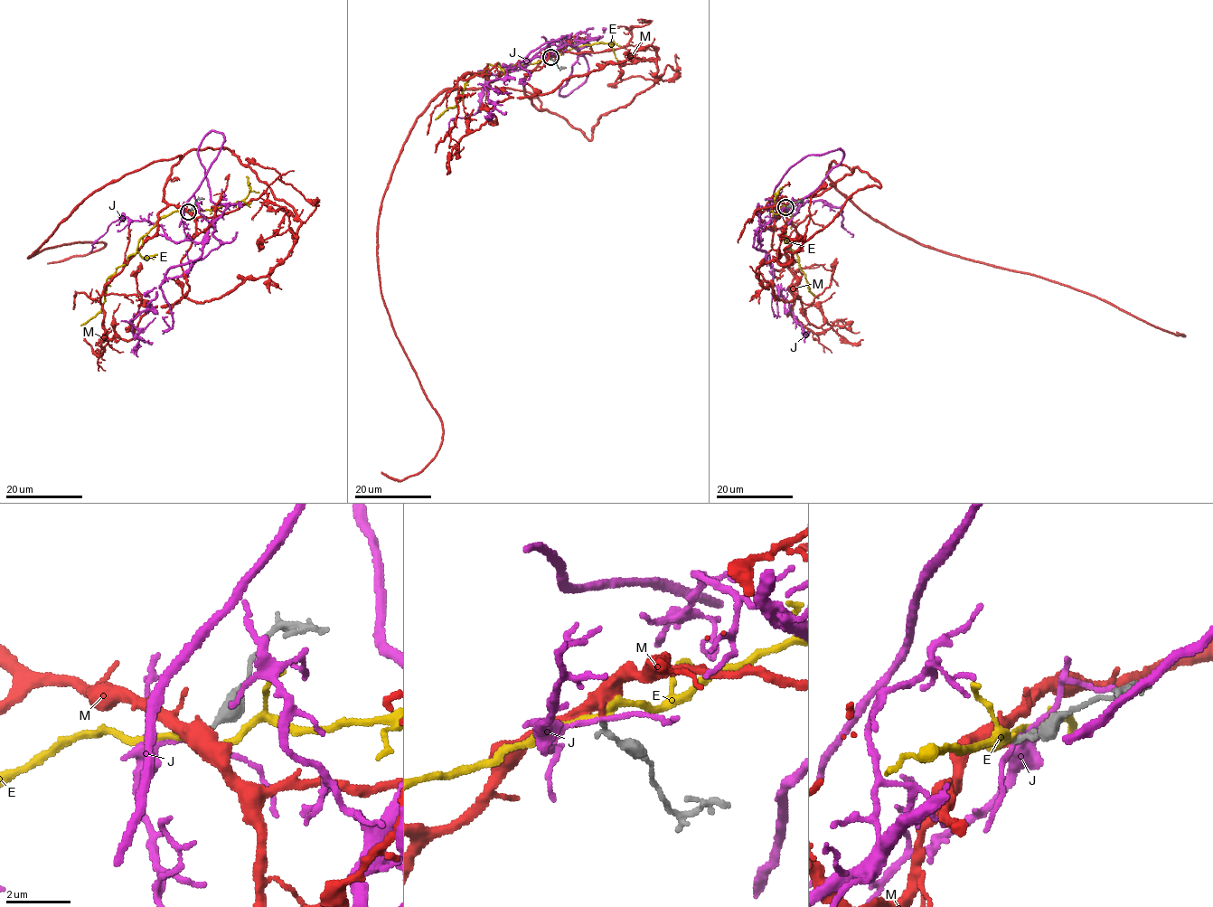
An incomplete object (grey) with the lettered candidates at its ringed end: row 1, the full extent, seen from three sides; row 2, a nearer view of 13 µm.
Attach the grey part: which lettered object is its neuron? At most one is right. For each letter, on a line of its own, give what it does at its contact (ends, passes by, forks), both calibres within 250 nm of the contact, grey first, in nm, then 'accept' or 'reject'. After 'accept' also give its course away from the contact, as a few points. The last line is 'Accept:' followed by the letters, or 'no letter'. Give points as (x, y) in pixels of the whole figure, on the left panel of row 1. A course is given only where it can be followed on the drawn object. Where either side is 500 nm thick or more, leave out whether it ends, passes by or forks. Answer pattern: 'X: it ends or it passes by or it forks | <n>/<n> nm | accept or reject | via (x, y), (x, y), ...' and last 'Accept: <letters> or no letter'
E: it passes by | 180/220 nm | reject
J: it passes by | 180/120 nm | reject
M: it passes by | 180/340 nm | accept | via (189, 212), (164, 200), (180, 155), (153, 162), (96, 189), (28, 257), (86, 240), (106, 245), (47, 263)
Accept: M

